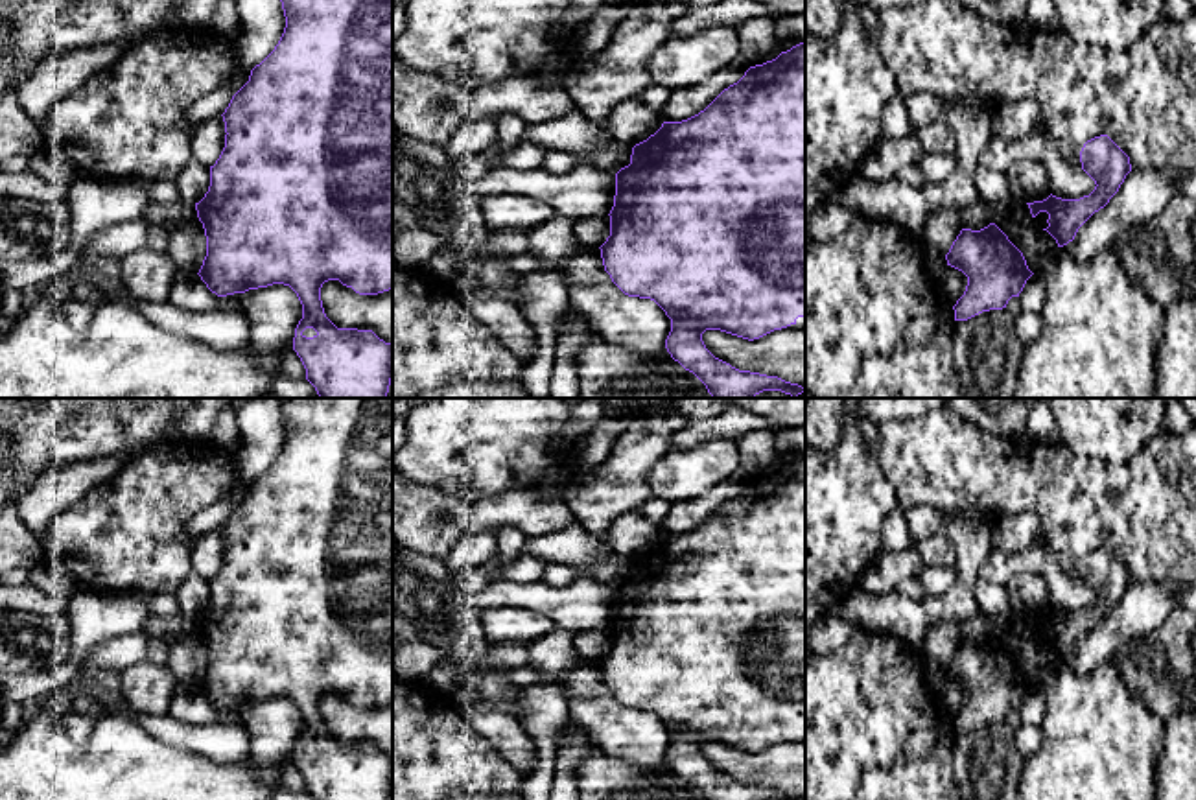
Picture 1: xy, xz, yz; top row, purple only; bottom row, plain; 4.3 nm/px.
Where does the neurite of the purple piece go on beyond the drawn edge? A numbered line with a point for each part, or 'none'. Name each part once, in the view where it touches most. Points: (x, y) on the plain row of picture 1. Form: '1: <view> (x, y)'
none

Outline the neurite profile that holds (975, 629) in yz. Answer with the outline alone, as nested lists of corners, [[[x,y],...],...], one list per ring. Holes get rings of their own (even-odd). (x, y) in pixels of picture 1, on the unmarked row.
[[[982,614],[960,621],[956,632],[960,641],[971,641],[971,643],[980,643],[990,636],[993,636],[991,623]]]

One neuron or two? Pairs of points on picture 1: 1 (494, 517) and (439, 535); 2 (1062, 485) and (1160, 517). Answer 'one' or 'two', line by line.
1: one
2: one

